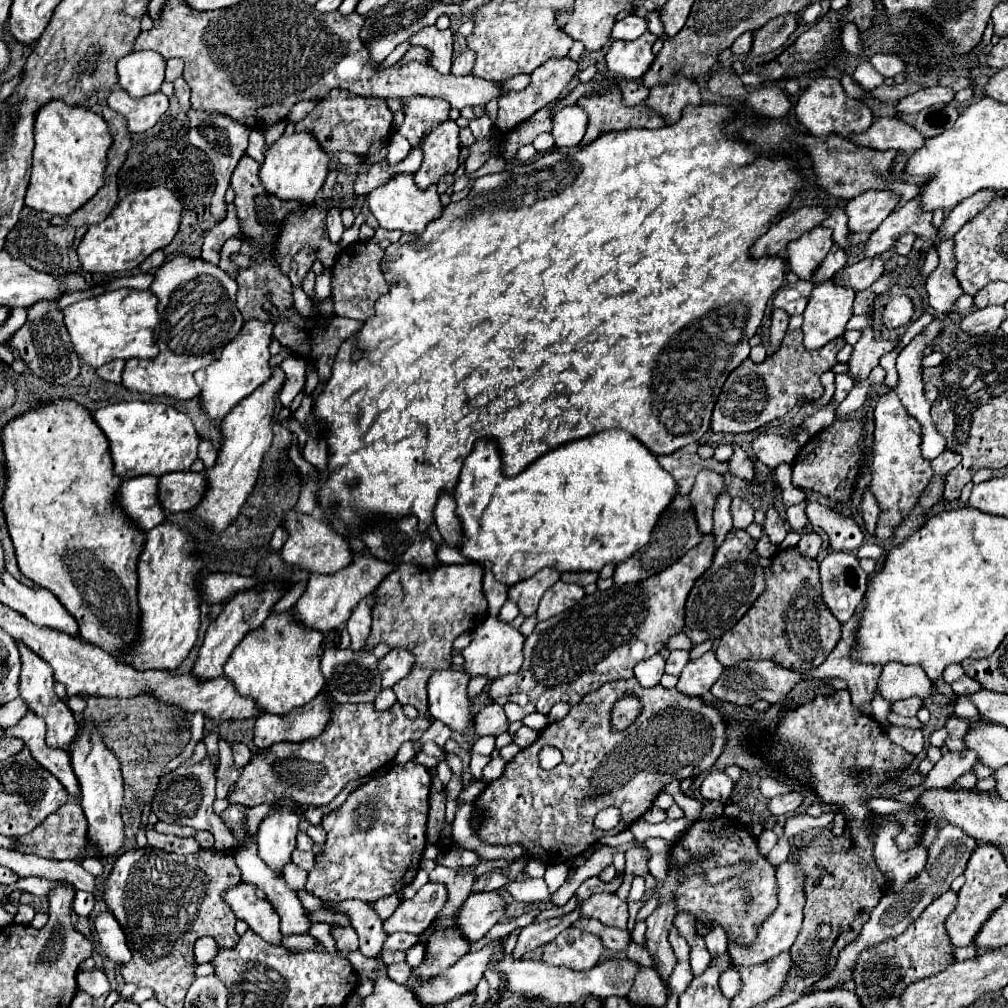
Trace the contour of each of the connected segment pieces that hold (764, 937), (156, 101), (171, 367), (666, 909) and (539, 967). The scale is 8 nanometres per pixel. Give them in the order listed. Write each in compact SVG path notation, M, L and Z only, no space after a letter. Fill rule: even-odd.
M787 860L783 862L781 866L777 866L777 872L775 872L775 878L777 878L777 908L773 910L773 914L759 924L757 928L757 938L751 942L751 944L741 944L733 938L727 940L727 952L729 952L729 958L735 966L757 966L757 964L763 964L771 958L775 958L777 954L781 952L787 952L799 930L801 930L801 922L803 922L803 906L805 906L805 892L803 892L803 886L801 882L797 880L797 870L795 866Z
M113 90L107 104L111 110L127 118L129 132L145 132L153 128L167 112L169 98L163 92L155 92L143 98L131 98L125 90Z
M177 256L159 268L151 292L159 298L159 356L153 360L127 360L123 386L153 396L171 396L177 400L195 398L199 396L199 386L193 380L193 374L215 362L221 356L223 346L231 342L243 326L241 312L235 306L237 282L219 266L201 258Z
M673 902L657 906L655 912L647 918L647 950L653 956L653 960L657 962L659 974L661 978L669 978L675 964L677 964L677 956L667 940L669 928L673 924L677 906Z
M497 946L493 958L491 958L491 964L495 964L499 968L499 976L507 982L507 992L513 994L523 994L523 996L529 996L529 998L543 998L545 1002L553 1004L553 1006L571 1006L579 1000L585 1000L587 996L593 996L593 998L599 998L599 1000L605 1000L609 996L627 996L633 982L635 982L635 976L639 972L639 964L633 962L633 960L605 960L597 966L593 966L591 970L587 972L577 972L577 970L571 970L571 968L565 968L565 966L551 966L551 964L545 964L545 962L537 962L537 960L513 960L513 956L505 956L501 962L495 962L499 956L503 954L503 946Z

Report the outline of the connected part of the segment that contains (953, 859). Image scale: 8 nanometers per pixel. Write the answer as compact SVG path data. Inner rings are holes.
M947 824L943 828L939 828L935 840L931 846L927 846L927 866L923 870L923 874L919 874L917 878L913 878L907 886L903 886L897 892L889 892L885 894L879 904L873 908L871 918L867 920L867 924L863 926L863 932L859 934L859 940L855 940L853 944L845 946L845 950L839 954L839 962L835 966L835 972L827 974L823 980L819 980L815 986L811 986L811 990L827 990L827 988L841 988L845 980L851 978L851 968L855 966L855 958L857 954L861 954L863 950L867 950L867 946L875 946L887 938L899 936L915 918L919 918L919 914L925 910L927 904L931 904L935 898L939 898L943 892L947 892L951 888L951 882L963 874L971 852L975 850L977 840L969 834L965 834L959 826Z

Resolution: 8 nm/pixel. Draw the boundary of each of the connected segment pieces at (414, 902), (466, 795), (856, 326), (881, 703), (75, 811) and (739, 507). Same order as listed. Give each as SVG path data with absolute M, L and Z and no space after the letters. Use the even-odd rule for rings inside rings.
M427 882L421 890L417 890L415 898L401 900L395 914L389 920L385 920L387 934L393 932L423 934L435 920L435 914L443 908L443 902L447 902L445 886Z
M477 780L477 782L471 782L471 786L459 796L459 800L469 800L469 802L475 802L475 798L479 798L479 794L485 790L485 782L483 780Z
M866 314L855 316L853 315L846 324L846 330L862 330L865 328L872 318Z
M877 692L875 696L876 697L874 697L873 701L871 702L872 718L878 723L883 723L888 720L889 702L884 700Z
M69 800L57 812L49 814L45 822L41 822L35 830L25 836L17 836L17 846L13 850L23 854L37 854L49 860L77 860L81 850L87 846L87 818L77 800Z
M733 498L730 505L731 514L733 514L733 526L739 530L745 530L753 522L755 510L743 502L741 498Z

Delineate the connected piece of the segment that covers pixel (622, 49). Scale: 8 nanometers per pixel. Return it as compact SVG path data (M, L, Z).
M651 32L631 42L615 40L607 52L607 68L627 80L639 80L655 60L655 54L651 52L655 40L657 36Z

